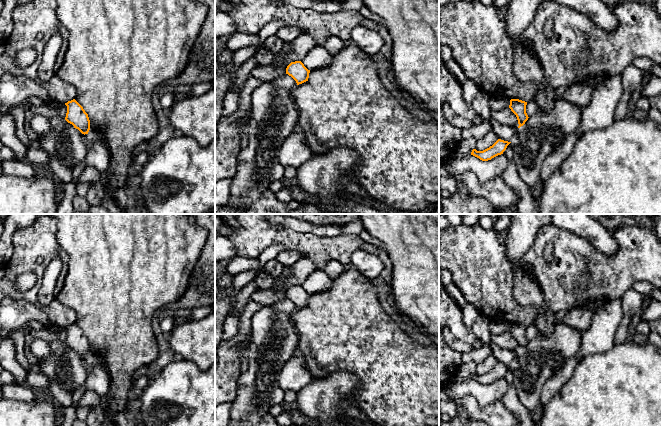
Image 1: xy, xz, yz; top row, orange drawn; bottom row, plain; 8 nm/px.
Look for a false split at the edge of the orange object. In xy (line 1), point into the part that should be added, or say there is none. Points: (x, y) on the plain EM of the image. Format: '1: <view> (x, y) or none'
1: none

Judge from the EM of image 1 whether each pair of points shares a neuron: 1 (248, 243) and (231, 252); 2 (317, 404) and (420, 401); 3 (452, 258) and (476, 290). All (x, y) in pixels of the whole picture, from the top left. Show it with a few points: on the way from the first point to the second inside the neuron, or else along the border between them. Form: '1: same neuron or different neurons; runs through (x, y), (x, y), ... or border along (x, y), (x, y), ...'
1: different neurons; border along (226, 237), (233, 244), (238, 254)
2: different neurons; border along (359, 380), (359, 386), (352, 394), (354, 405)
3: same neuron; runs through (461, 262), (476, 277), (476, 281)

